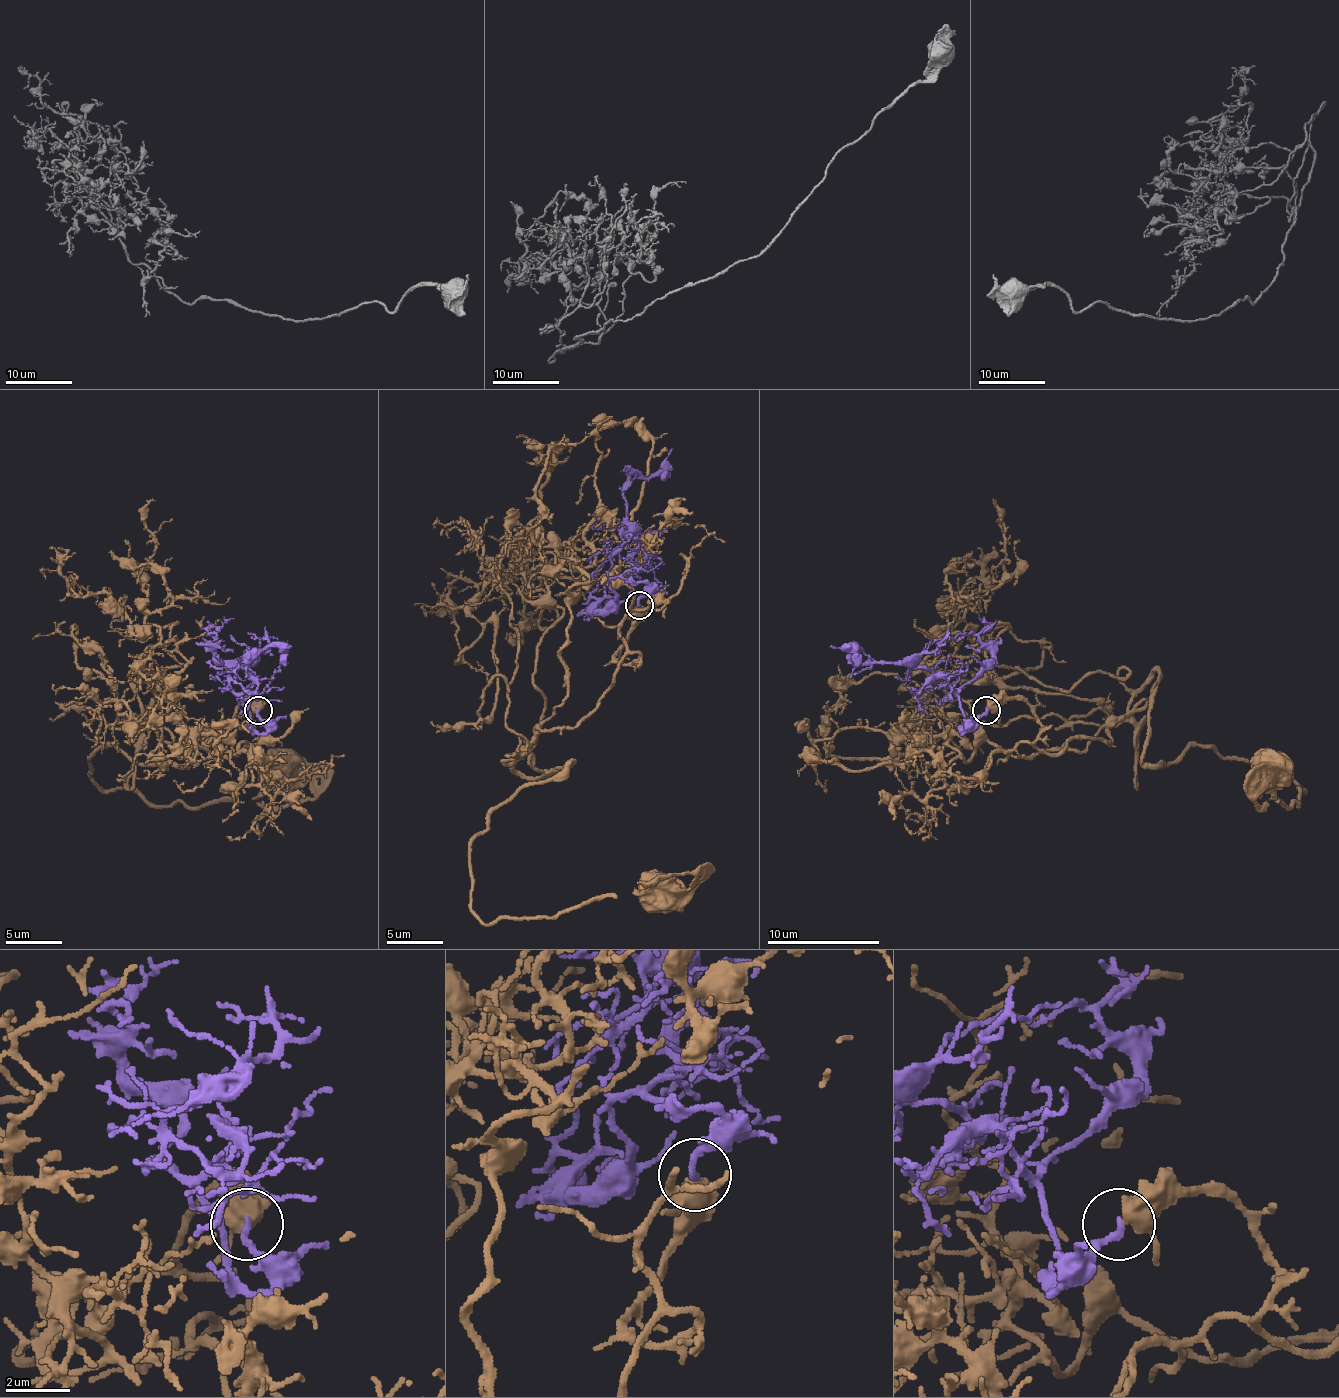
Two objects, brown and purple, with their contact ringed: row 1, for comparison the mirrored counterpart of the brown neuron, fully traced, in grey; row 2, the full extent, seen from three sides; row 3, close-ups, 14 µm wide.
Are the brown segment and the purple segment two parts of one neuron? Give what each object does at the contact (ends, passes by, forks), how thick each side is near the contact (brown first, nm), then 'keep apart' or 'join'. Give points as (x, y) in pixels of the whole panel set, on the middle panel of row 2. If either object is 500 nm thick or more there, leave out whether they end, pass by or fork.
brown passes by | purple ends | 440/240 nm | join

